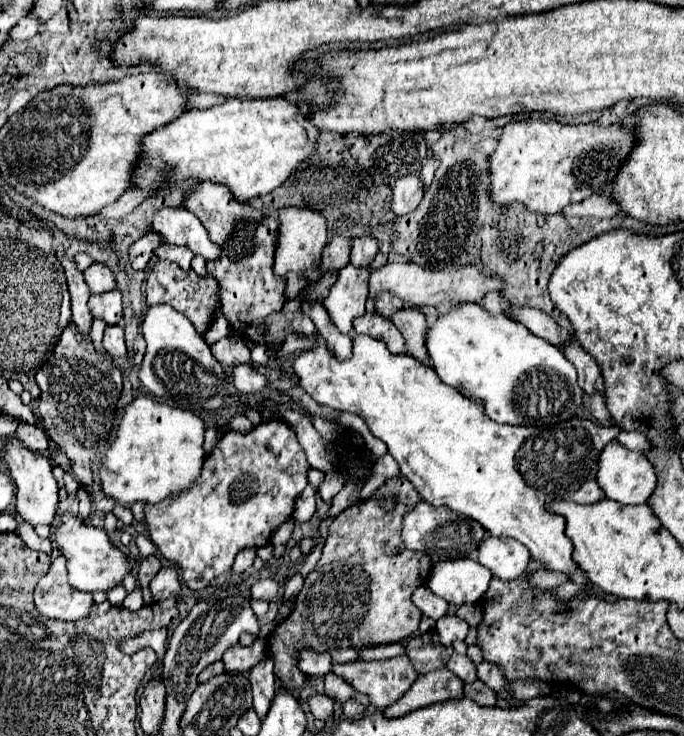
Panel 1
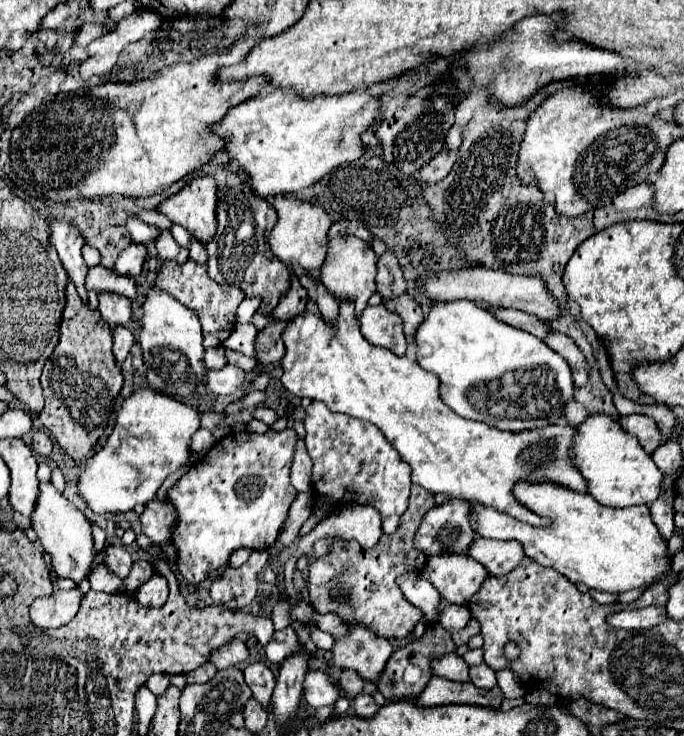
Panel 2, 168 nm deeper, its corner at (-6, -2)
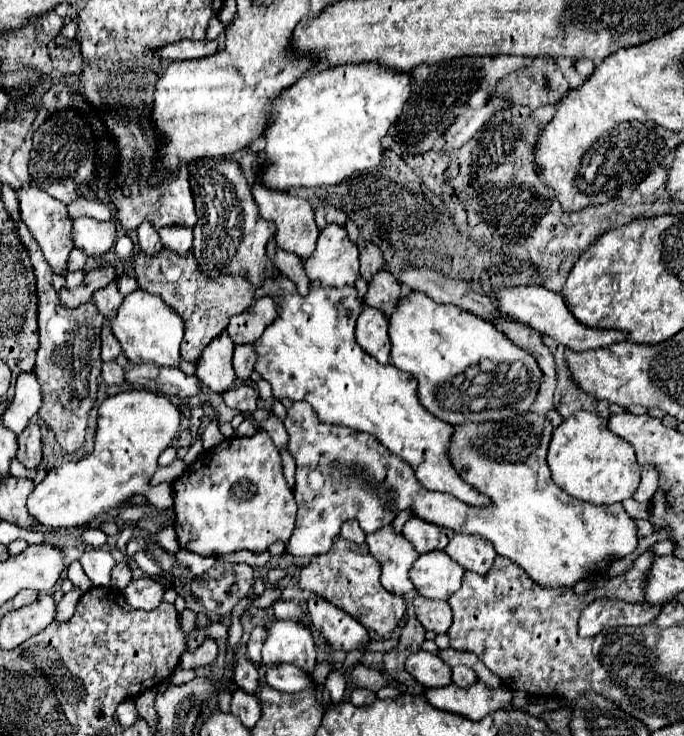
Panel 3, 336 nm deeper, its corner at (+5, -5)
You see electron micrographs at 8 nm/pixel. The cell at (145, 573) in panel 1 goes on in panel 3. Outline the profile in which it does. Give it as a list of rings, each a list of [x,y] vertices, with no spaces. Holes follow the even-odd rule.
[[[117,563],[113,569],[111,569],[111,587],[113,589],[119,589],[123,591],[131,581],[131,569],[127,563]]]

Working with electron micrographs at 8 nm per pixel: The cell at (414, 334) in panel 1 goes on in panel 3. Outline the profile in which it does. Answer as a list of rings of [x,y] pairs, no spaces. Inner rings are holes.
[[[381,269],[369,281],[369,289],[367,289],[367,295],[365,295],[365,305],[383,311],[389,317],[393,313],[399,297],[401,297],[399,281],[387,269]]]

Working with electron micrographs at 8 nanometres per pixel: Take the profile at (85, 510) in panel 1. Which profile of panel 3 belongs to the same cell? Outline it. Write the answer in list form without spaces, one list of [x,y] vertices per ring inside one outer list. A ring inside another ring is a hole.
[[[78,560],[74,561],[69,566],[67,577],[74,585],[78,586],[83,593],[93,587],[91,580],[85,575]]]

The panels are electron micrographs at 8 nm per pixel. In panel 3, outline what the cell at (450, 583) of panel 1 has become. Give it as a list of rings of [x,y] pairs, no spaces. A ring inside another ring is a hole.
[[[441,551],[421,555],[413,563],[409,579],[419,595],[447,601],[461,587],[463,573],[465,571],[461,571],[461,567],[445,551]]]

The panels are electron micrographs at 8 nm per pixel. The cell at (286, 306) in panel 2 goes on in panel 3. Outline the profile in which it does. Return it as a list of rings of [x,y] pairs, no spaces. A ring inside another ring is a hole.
[[[261,297],[245,313],[231,317],[227,325],[227,333],[235,345],[255,343],[265,331],[265,327],[275,321],[275,317],[277,317],[275,303],[263,303],[263,297]]]

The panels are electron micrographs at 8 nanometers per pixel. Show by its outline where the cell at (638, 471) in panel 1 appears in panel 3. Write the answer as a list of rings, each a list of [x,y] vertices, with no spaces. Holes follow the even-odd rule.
[[[577,411],[553,429],[547,465],[553,481],[561,489],[593,505],[611,505],[633,497],[641,479],[641,469],[637,469],[637,461],[633,461],[633,447],[607,429],[605,417],[589,411]]]

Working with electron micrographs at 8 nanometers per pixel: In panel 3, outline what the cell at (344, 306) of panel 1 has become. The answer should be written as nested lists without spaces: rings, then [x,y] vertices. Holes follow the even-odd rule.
[[[329,223],[323,231],[319,231],[317,247],[313,255],[305,259],[305,271],[311,281],[321,281],[323,287],[355,283],[359,275],[359,257],[345,227]]]

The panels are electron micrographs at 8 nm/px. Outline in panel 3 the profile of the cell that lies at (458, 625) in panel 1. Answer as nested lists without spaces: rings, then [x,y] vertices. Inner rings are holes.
[[[415,595],[413,607],[415,607],[419,623],[427,631],[445,633],[453,621],[453,611],[447,601],[433,601],[433,599],[425,599],[421,595]]]

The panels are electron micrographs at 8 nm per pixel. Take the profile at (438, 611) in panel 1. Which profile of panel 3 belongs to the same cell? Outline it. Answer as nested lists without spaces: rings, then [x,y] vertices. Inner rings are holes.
[[[385,525],[367,535],[367,545],[371,555],[381,565],[381,585],[389,593],[397,593],[401,597],[411,595],[413,583],[409,581],[409,569],[419,553],[413,545],[393,529],[393,525]]]

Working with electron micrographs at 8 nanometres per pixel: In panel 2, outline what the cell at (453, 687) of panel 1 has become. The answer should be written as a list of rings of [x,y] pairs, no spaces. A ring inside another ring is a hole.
[[[434,676],[424,692],[414,700],[418,708],[432,708],[442,704],[478,704],[498,708],[502,704],[502,690],[494,686],[492,690],[480,690],[474,684],[452,682],[442,676]]]

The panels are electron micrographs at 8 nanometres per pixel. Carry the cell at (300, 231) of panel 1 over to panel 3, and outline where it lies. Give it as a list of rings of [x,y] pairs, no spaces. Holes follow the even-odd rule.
[[[255,159],[255,161],[253,161],[253,181],[249,183],[249,185],[251,185],[253,199],[255,199],[255,203],[259,205],[259,213],[261,213],[263,219],[271,219],[271,221],[275,223],[275,227],[277,227],[277,235],[275,235],[277,247],[281,247],[281,249],[285,249],[285,251],[291,251],[291,253],[299,255],[301,259],[307,259],[307,257],[313,253],[313,249],[315,249],[315,239],[317,239],[317,235],[319,235],[319,229],[317,229],[317,225],[315,225],[315,221],[313,221],[313,209],[311,209],[311,205],[309,205],[305,199],[301,199],[301,197],[295,197],[295,195],[291,195],[291,193],[287,193],[287,191],[277,191],[277,189],[267,189],[267,187],[263,187],[261,181],[259,181],[263,165],[265,165],[263,159]]]

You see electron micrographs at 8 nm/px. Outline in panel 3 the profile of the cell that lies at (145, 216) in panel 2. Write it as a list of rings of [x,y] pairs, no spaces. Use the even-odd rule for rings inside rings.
[[[167,225],[159,229],[159,237],[161,237],[163,247],[179,255],[187,255],[187,251],[191,249],[191,241],[193,241],[193,229],[185,225]]]

